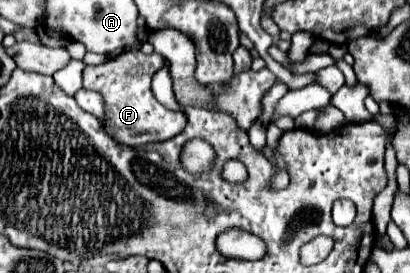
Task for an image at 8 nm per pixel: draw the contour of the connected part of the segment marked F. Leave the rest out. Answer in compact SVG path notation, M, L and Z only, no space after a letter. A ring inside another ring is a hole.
M126 50L116 58L108 58L100 66L86 66L84 88L94 90L104 100L104 130L116 142L124 146L144 146L152 142L164 142L184 130L184 112L166 110L150 90L152 76L162 68L164 58L156 52L144 54L140 50Z

